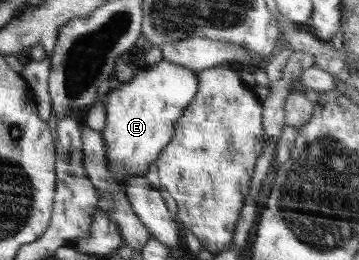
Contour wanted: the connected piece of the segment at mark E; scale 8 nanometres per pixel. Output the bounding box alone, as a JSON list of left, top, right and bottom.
[101,59,197,188]

